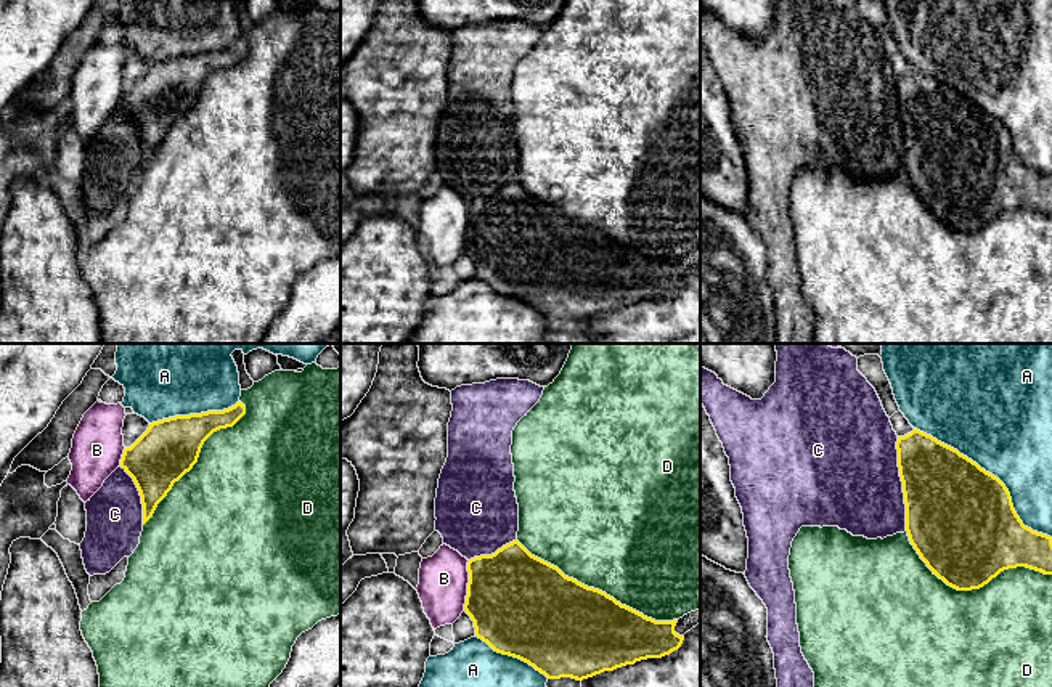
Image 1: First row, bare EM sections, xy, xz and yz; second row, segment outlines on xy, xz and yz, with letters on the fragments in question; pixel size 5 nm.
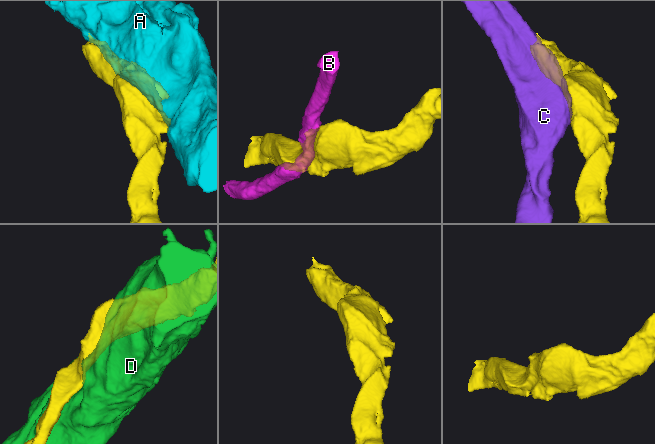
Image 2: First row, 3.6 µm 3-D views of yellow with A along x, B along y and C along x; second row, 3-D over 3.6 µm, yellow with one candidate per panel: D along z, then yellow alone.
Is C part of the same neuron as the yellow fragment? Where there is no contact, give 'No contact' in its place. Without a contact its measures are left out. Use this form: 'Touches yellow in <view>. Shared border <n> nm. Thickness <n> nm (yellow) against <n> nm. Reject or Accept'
Touches yellow in yz. Shared border 480 nm. Thickness 460 nm (yellow) against 460 nm. Reject

